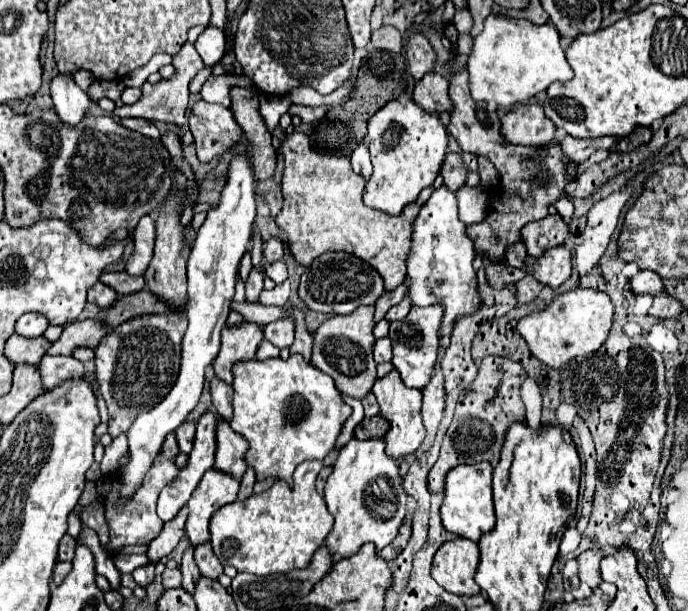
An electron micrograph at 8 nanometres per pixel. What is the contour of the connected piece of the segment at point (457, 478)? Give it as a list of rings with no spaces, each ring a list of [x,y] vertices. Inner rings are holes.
[[[481,461],[471,465],[457,465],[445,475],[445,499],[441,505],[441,521],[447,531],[459,537],[467,537],[471,541],[479,541],[483,533],[495,527],[491,473],[491,463]]]

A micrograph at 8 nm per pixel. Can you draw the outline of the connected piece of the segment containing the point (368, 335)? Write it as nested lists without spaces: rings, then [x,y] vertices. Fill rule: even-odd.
[[[357,307],[349,315],[333,315],[325,319],[319,329],[313,333],[313,351],[311,351],[311,365],[333,377],[335,385],[343,395],[351,395],[357,399],[363,399],[375,379],[375,361],[373,361],[373,307]]]

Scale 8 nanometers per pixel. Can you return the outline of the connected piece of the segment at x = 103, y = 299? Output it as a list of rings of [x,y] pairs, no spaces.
[[[99,281],[95,287],[91,287],[89,293],[87,293],[87,301],[97,303],[101,309],[111,307],[111,305],[115,303],[115,299],[117,299],[117,293],[115,293],[111,287],[103,285],[101,281]]]

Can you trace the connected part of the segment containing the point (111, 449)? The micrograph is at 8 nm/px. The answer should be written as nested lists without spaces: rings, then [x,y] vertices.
[[[121,435],[121,437],[113,439],[113,443],[111,443],[109,447],[105,447],[105,457],[103,457],[103,461],[101,461],[101,471],[103,471],[103,475],[111,475],[111,473],[117,469],[119,461],[121,461],[121,457],[123,457],[125,453],[127,453],[127,437]]]

